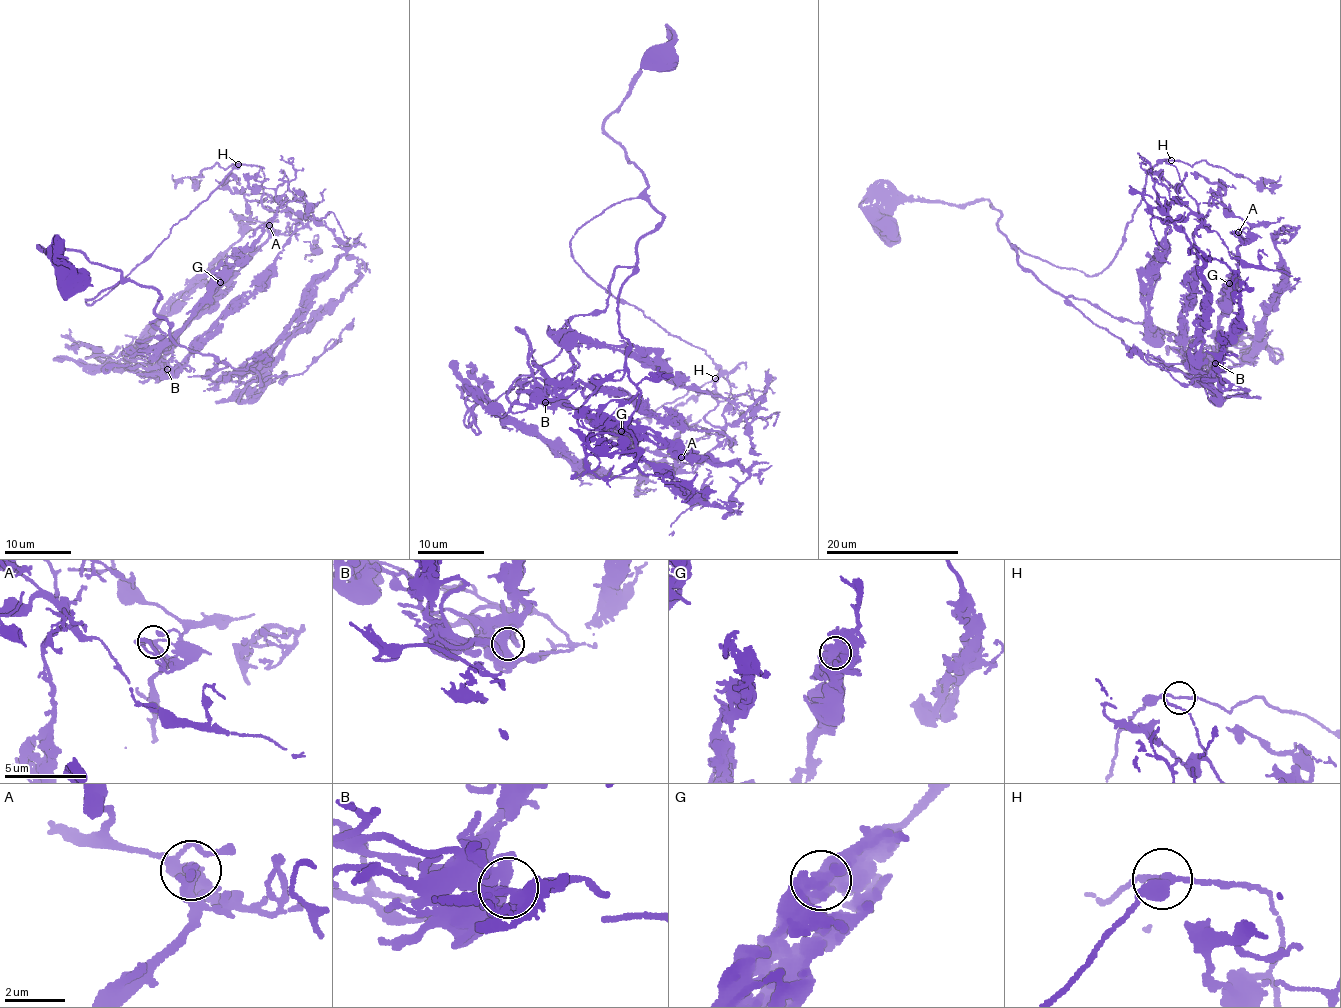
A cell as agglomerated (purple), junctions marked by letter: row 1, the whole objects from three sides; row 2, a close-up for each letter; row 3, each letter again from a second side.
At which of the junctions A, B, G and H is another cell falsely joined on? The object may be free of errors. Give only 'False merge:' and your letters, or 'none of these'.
False merge: none of these

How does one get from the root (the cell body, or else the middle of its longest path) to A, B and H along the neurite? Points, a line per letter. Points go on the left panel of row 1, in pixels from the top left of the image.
A: (73, 280), (38, 246), (160, 293), (166, 320), (150, 323), (165, 333), (139, 342), (168, 360), (269, 225)
B: (73, 280), (38, 246), (160, 293), (166, 320), (150, 323), (165, 333), (139, 342), (170, 352), (167, 369)
H: (73, 280), (38, 246), (78, 249), (120, 272), (86, 299), (92, 305), (238, 164)

